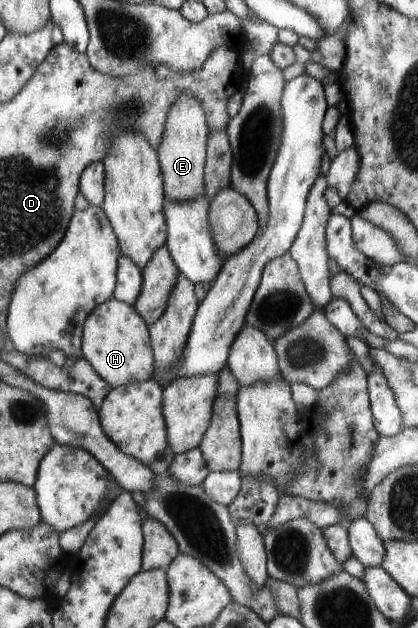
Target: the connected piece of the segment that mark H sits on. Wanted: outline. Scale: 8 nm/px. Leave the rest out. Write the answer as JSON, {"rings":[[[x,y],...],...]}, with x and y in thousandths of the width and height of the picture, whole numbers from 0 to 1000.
{"rings":[[[258,475],[254,481],[234,484],[199,514],[196,568],[268,619],[356,607],[368,589],[356,519],[321,489],[280,475]]]}

